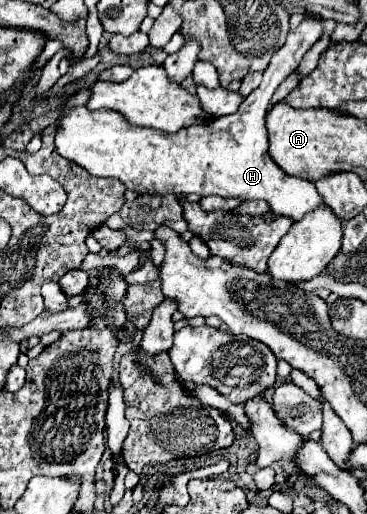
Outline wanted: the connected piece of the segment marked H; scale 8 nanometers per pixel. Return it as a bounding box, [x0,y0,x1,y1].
[55,20,325,220]

